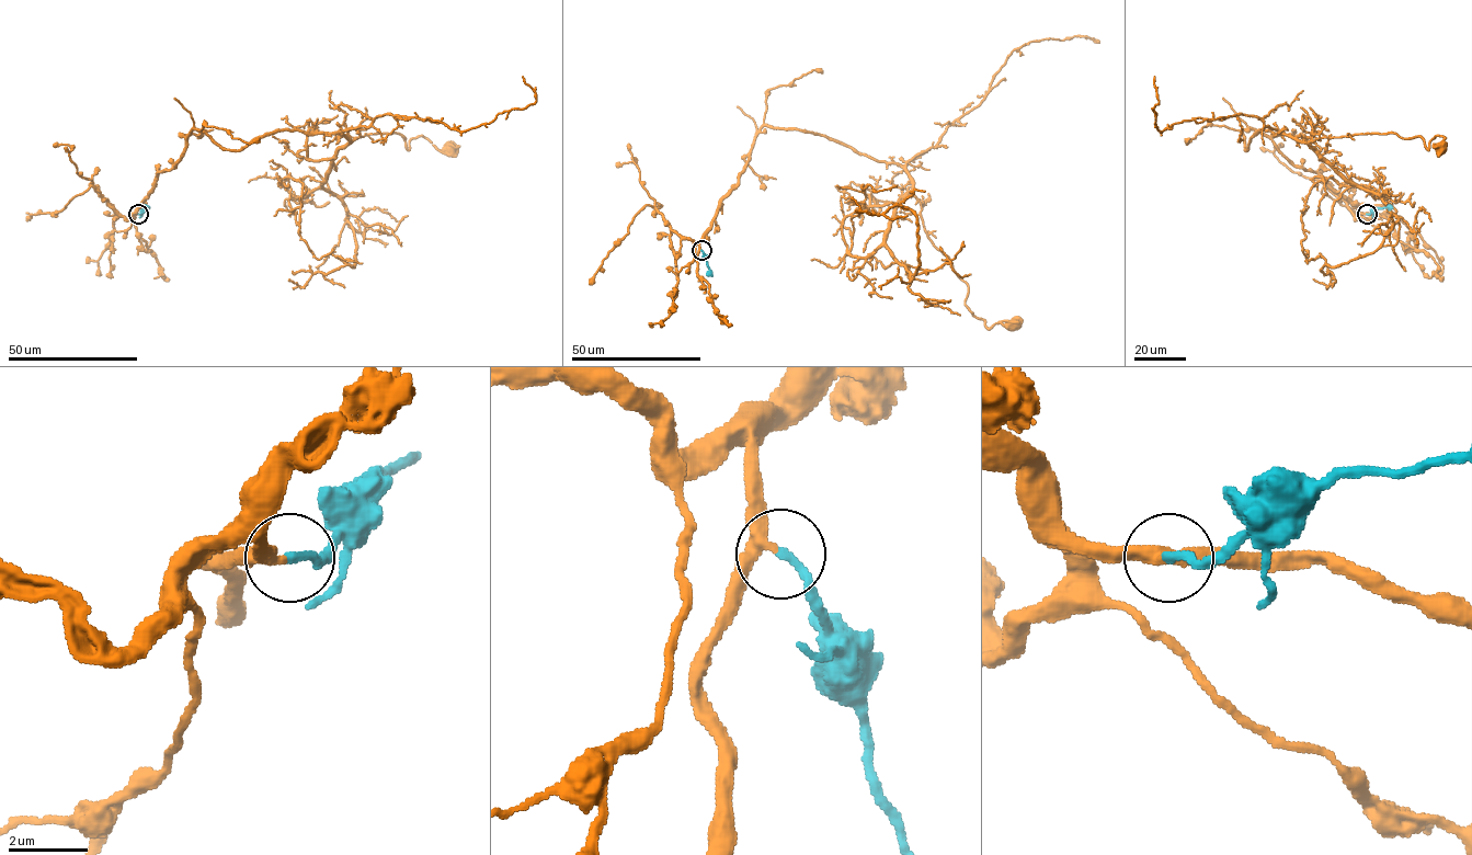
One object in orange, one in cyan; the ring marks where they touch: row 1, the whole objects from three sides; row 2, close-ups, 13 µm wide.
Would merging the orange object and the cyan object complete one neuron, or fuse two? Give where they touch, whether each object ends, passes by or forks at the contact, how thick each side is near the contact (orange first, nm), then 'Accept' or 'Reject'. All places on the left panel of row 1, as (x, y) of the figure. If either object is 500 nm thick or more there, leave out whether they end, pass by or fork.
Place: (138, 214). At the ring orange passes by. At the ring cyan ends. Thickness 320 nm (orange) against 240 nm. Accept

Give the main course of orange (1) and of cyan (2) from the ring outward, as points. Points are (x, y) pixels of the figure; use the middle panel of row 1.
1: (700, 250), (762, 127), (801, 129), (898, 163), (927, 238), (968, 286), (965, 304), (988, 328), (1013, 323)
2: (700, 250), (710, 271), (707, 275)

